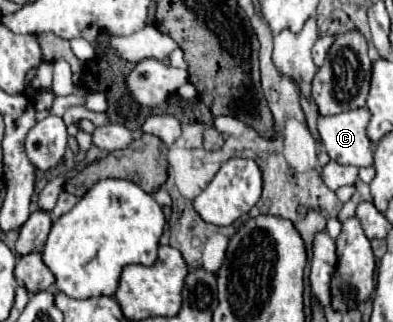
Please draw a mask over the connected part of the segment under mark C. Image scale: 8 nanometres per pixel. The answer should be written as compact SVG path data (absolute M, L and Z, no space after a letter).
M356 109L318 119L320 141L332 161L354 167L374 165L374 145L366 135L368 121L368 109Z

